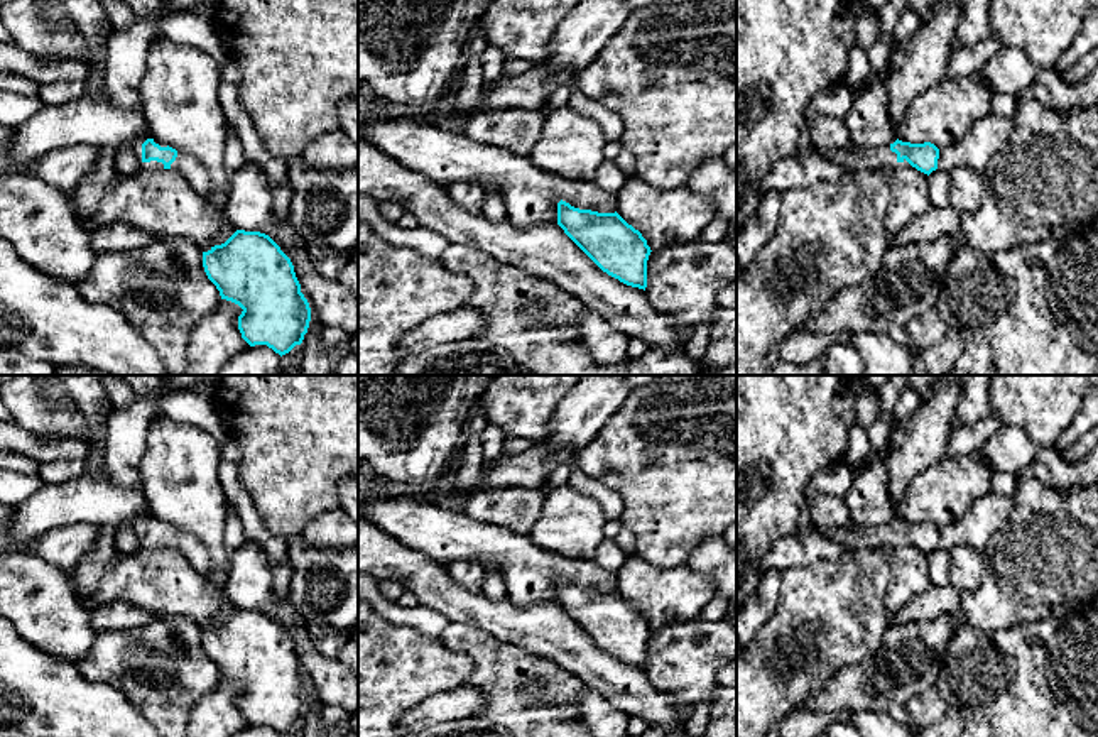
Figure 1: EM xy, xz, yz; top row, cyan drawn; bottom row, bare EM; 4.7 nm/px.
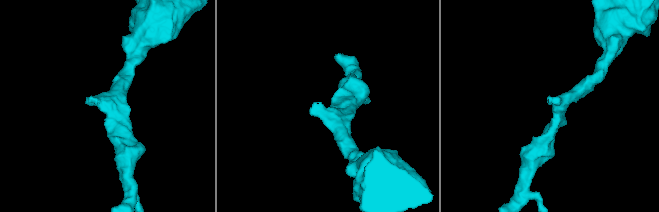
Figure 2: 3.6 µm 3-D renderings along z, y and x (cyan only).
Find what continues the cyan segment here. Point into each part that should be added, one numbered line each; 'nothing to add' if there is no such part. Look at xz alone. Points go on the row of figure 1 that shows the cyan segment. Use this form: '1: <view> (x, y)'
nothing to add

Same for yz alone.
1: yz (853, 158)

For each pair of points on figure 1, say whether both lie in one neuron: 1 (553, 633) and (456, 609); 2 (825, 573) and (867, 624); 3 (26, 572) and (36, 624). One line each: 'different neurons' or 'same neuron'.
1: same neuron
2: same neuron
3: same neuron

